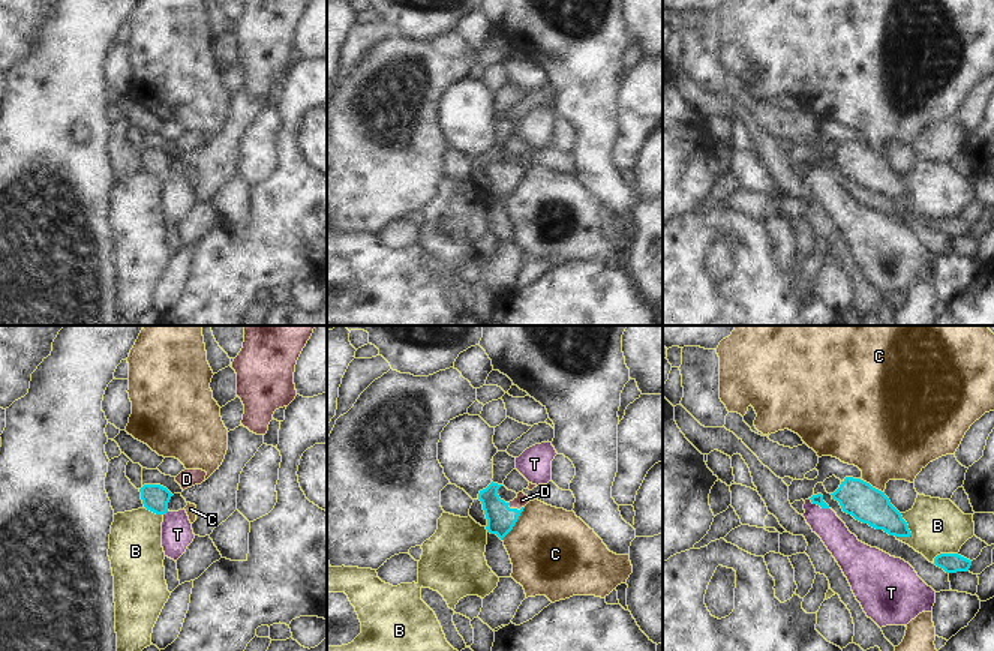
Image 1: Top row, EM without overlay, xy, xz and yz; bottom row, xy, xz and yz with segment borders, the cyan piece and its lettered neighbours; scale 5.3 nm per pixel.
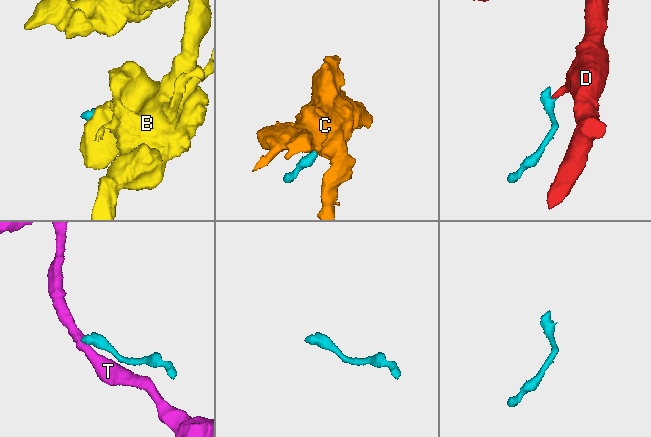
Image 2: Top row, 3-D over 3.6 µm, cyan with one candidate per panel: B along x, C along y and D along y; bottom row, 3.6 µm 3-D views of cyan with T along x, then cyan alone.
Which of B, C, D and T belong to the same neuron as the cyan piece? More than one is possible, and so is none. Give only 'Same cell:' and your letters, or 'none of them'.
Same cell: D

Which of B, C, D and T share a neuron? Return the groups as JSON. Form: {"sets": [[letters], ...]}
{"sets": [["B"], ["C"], ["D"], ["T"]]}

